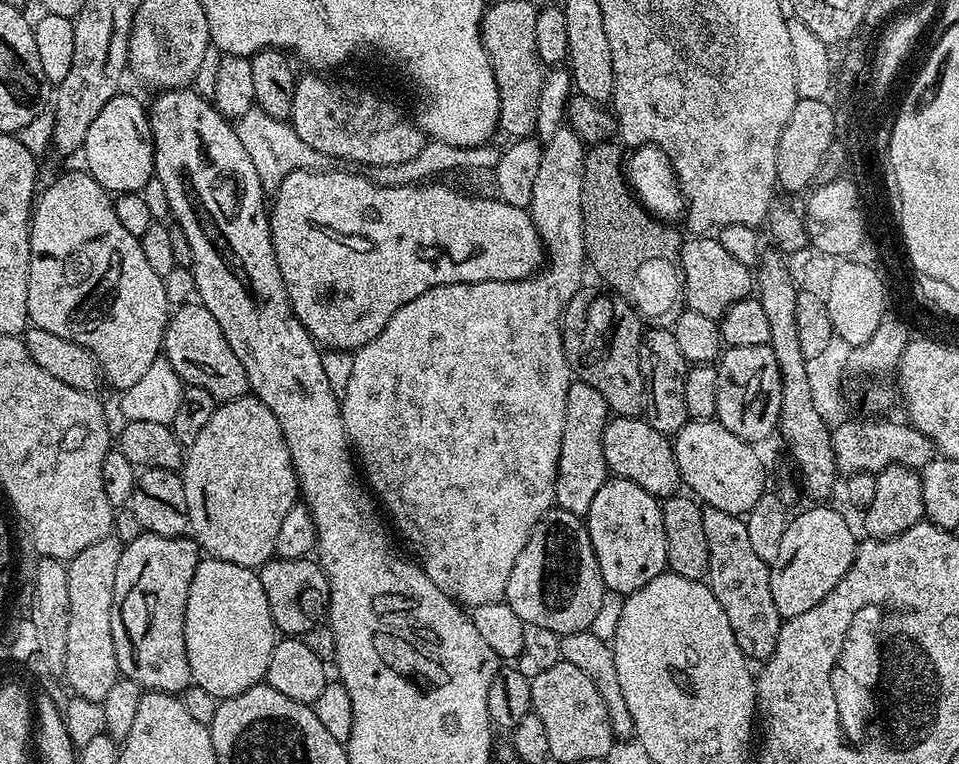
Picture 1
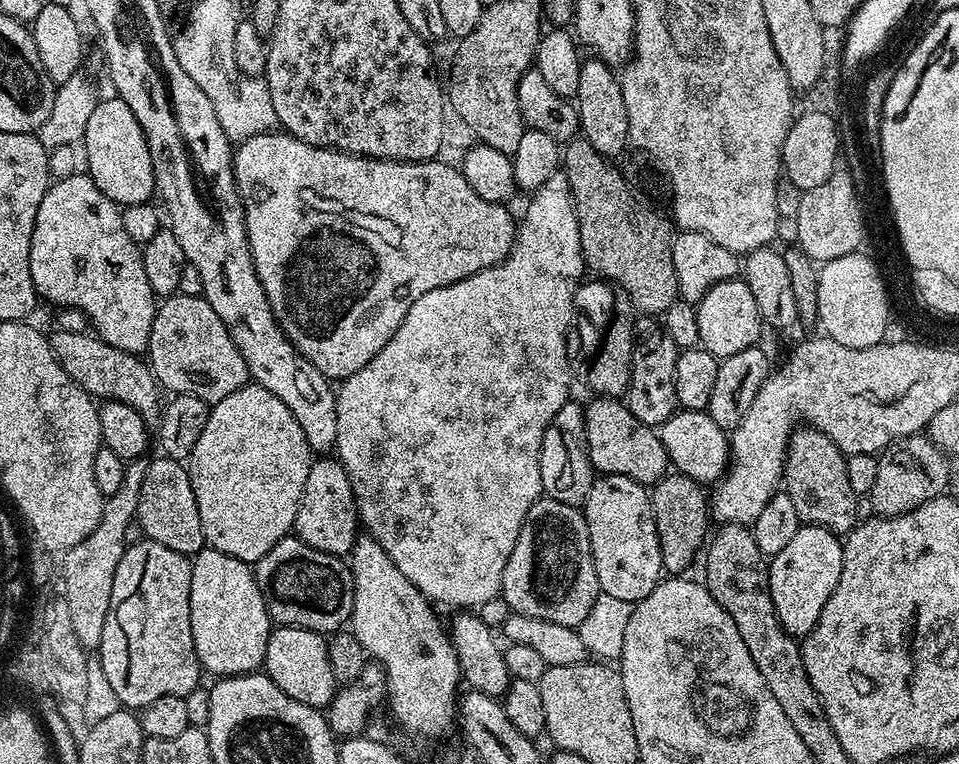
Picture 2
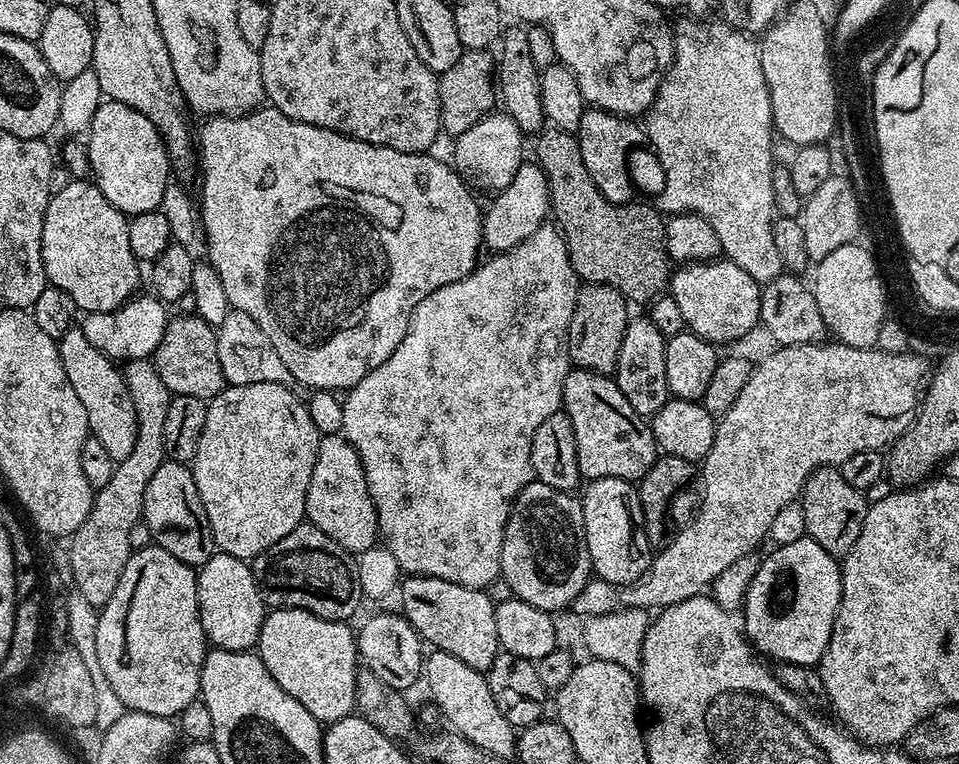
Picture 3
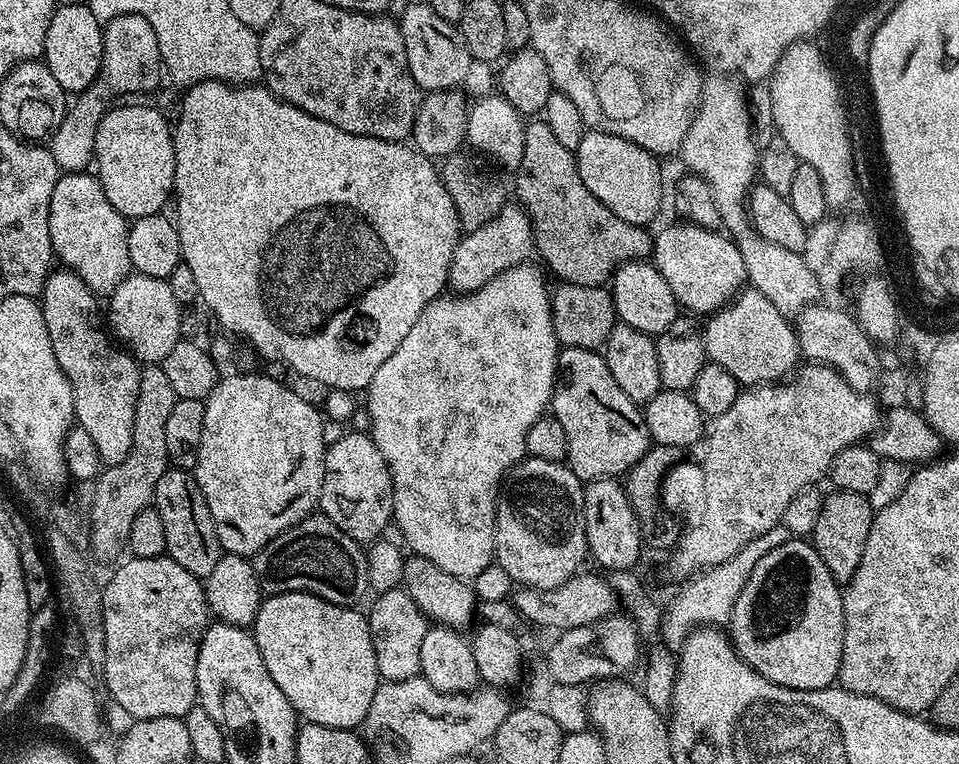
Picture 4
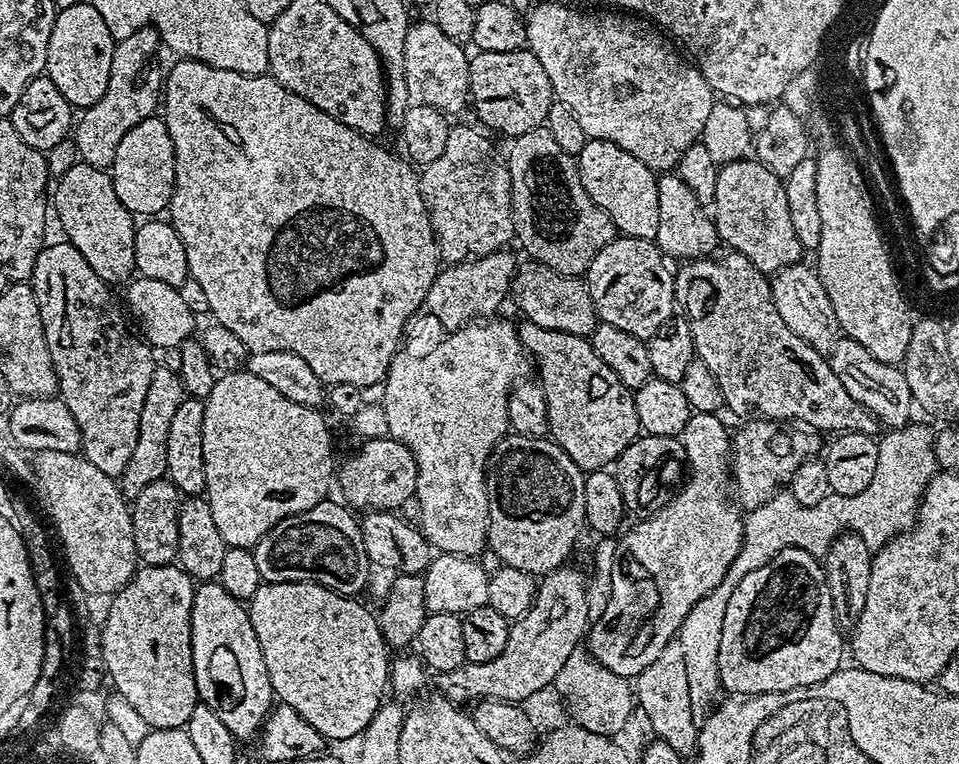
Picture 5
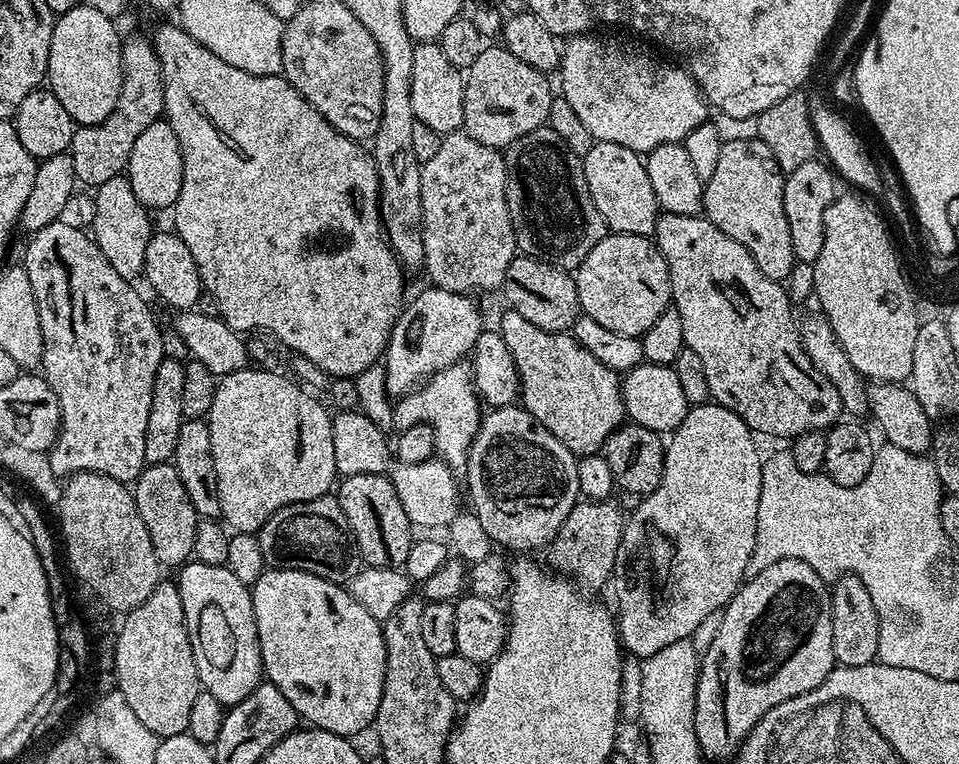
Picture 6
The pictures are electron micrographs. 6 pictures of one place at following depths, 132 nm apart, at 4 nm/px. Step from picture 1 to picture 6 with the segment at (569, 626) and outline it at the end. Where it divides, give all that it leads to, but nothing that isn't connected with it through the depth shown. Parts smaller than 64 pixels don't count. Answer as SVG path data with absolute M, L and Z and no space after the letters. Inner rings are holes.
M513 406L511 408L493 408L483 413L480 429L474 438L474 442L468 451L468 466L466 475L468 475L468 492L466 488L466 496L472 499L470 504L471 511L476 513L478 522L482 522L482 530L486 530L489 541L493 545L499 546L501 549L509 548L510 551L516 552L512 554L536 554L541 550L547 549L552 543L552 539L558 534L558 530L562 526L562 522L566 522L566 514L570 514L572 507L581 499L580 487L578 486L578 466L576 465L577 456L574 455L566 446L562 446L562 442L558 442L558 438L554 434L550 434L550 430L546 430L546 426L542 426L542 422L538 422L527 412L522 406Z

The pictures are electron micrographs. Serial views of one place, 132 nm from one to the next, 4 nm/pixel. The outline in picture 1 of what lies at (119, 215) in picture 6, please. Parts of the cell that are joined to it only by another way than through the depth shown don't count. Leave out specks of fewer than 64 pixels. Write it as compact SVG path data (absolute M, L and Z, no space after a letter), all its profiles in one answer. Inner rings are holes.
M87 170L80 172L64 172L48 189L41 191L34 201L32 209L32 223L29 227L30 234L30 278L28 279L28 319L35 327L42 330L50 330L50 334L58 334L58 338L66 338L66 342L78 342L88 351L96 363L100 365L103 379L108 380L117 390L123 390L134 386L146 369L162 355L162 342L164 332L170 315L170 305L166 298L165 277L154 272L153 267L146 262L140 240L122 222L118 222L118 214L113 197L105 188L96 181Z

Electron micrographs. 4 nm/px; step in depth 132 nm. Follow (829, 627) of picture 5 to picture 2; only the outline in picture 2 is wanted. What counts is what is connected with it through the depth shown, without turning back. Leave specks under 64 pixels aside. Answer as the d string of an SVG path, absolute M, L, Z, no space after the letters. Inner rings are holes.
M813 524L801 526L787 546L777 556L771 557L768 566L770 598L774 598L778 622L782 622L789 636L803 638L816 629L822 606L826 606L826 598L834 594L834 586L838 586L840 581L843 561L841 537Z

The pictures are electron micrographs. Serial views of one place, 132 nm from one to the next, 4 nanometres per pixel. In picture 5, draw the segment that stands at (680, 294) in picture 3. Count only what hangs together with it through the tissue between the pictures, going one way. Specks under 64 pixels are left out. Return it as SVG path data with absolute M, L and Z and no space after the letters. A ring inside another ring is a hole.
M664 174L658 179L658 234L654 243L665 257L677 256L680 262L711 257L717 251L716 244L721 243L709 209L694 198L694 190L678 174Z

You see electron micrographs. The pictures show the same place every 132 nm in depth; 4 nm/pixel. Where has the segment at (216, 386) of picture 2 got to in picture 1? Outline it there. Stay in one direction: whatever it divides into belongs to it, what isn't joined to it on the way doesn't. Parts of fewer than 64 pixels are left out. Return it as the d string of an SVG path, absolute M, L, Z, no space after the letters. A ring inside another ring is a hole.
M189 302L179 305L170 315L164 332L162 354L189 387L210 392L218 402L234 401L249 393L246 370L231 350L222 328L203 304Z

